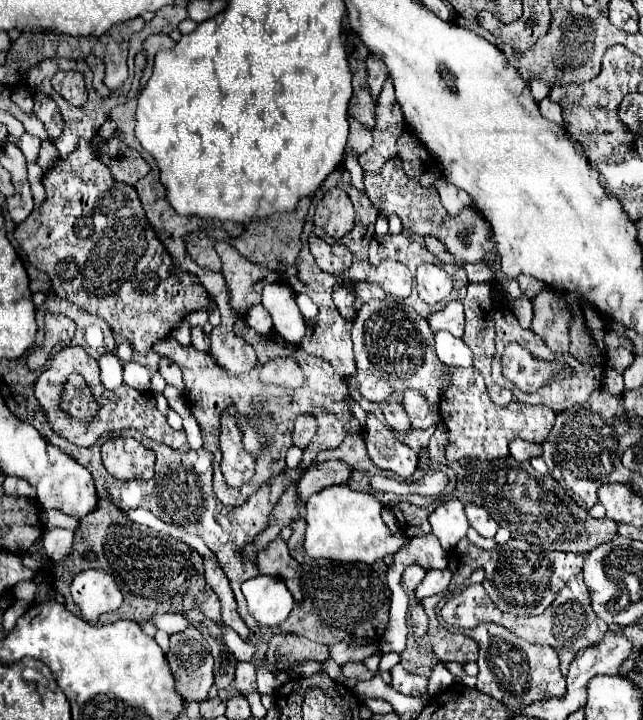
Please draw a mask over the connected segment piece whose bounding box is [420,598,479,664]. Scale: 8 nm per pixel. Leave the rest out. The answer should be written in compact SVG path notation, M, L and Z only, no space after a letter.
M424 598L420 604L430 618L428 636L430 636L434 654L440 660L452 660L452 662L460 662L460 664L462 662L476 662L478 660L478 644L466 635L452 634L444 626L440 626L438 616L434 614L438 600L436 598Z

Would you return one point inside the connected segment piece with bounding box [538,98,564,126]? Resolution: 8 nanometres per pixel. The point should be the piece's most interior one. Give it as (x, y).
(550, 110)

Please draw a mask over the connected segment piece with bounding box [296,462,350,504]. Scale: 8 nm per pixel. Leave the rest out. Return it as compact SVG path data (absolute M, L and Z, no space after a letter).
M324 462L320 468L312 466L312 470L308 470L296 486L298 498L302 504L306 504L306 500L312 494L316 494L332 484L342 484L348 480L348 476L350 476L350 470L342 462Z

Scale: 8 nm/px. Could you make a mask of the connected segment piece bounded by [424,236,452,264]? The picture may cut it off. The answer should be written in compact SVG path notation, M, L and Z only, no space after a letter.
M426 236L424 242L426 242L426 248L428 248L428 250L430 250L430 252L440 260L440 262L444 262L444 264L452 262L450 252L444 248L444 244L442 244L440 240L436 240L436 238L432 238L432 236Z

